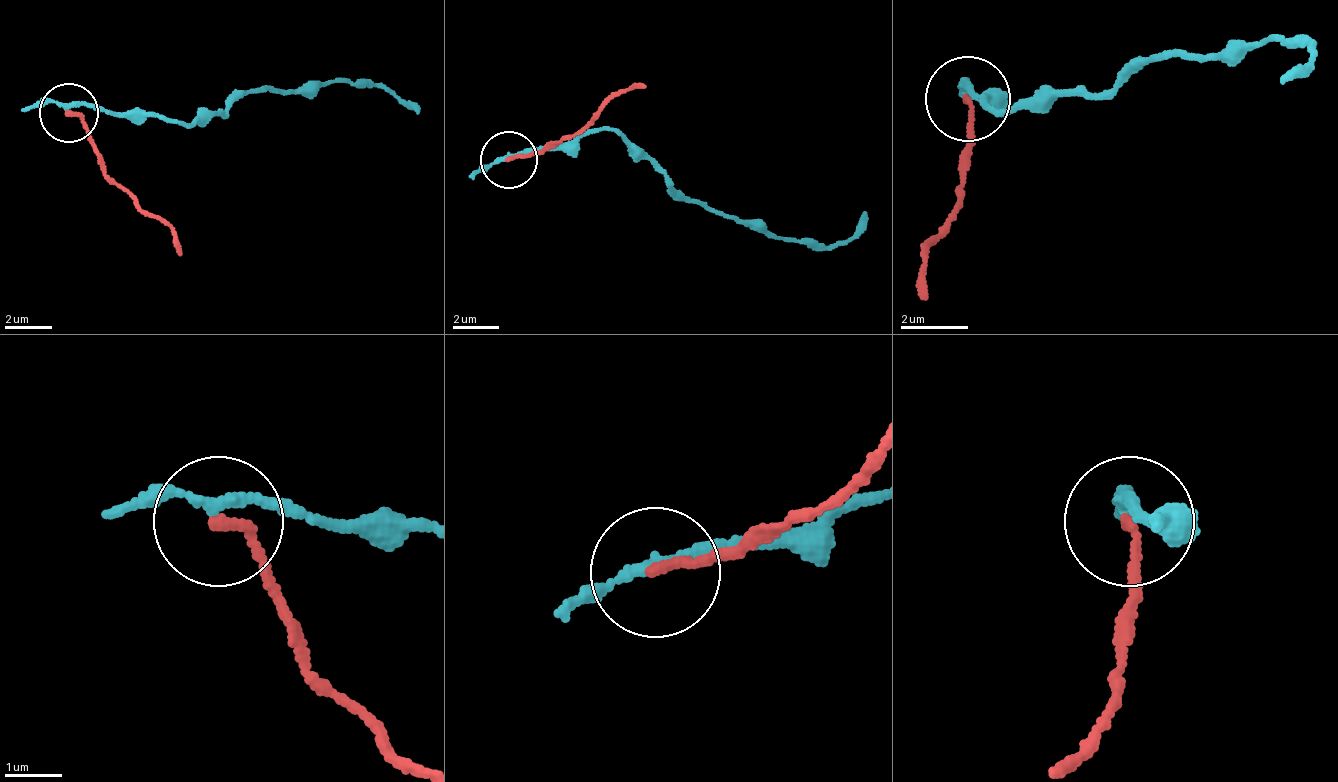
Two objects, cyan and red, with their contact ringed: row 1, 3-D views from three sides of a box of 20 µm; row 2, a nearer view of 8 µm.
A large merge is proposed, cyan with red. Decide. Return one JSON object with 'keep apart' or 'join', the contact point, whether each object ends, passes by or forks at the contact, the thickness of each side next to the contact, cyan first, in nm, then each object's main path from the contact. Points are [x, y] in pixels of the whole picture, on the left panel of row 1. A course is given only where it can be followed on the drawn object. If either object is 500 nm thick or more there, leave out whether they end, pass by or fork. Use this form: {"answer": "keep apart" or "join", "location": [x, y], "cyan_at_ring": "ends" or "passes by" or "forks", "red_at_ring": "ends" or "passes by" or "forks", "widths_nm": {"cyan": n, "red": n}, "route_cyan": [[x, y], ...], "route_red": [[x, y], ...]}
{"answer": "keep apart", "location": [68, 113], "cyan_at_ring": "passes by", "red_at_ring": "ends", "widths_nm": {"cyan": 160, "red": 170}, "route_cyan": [[64, 111], [139, 112], [192, 124], [228, 113], [250, 90], [318, 91], [332, 80], [388, 86], [420, 116]], "route_red": [[69, 111], [104, 177], [169, 229], [183, 253]]}

